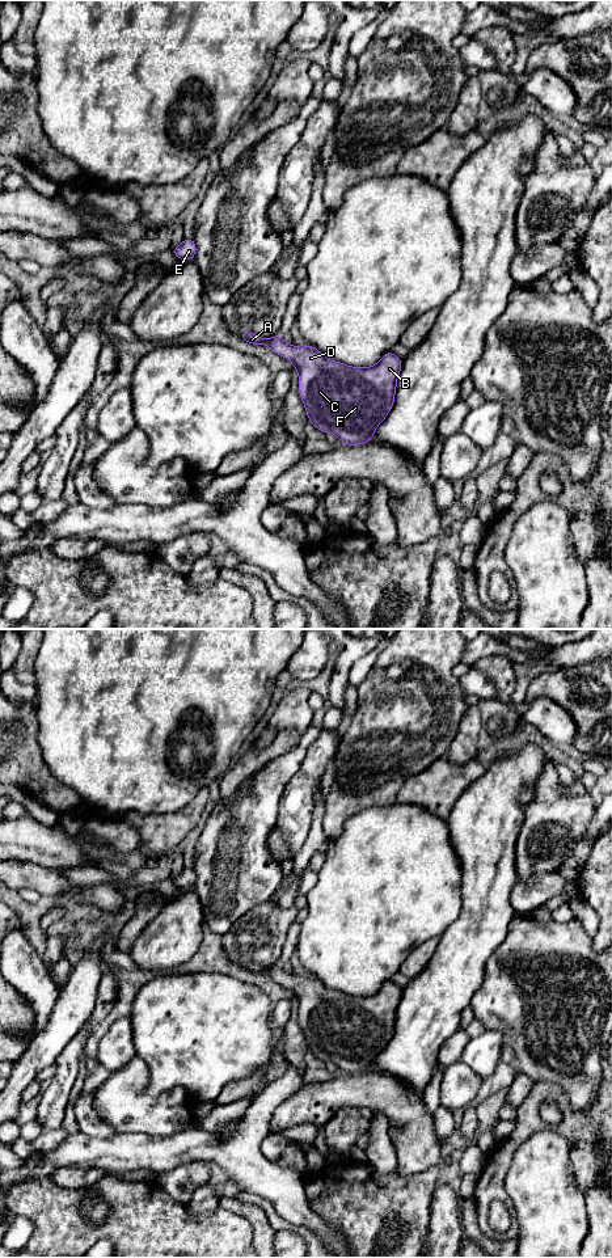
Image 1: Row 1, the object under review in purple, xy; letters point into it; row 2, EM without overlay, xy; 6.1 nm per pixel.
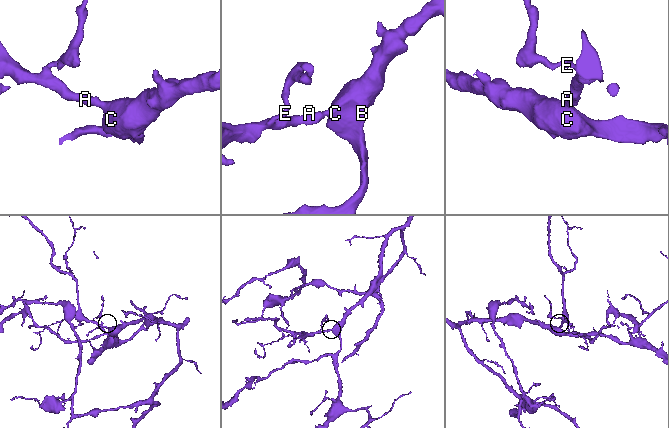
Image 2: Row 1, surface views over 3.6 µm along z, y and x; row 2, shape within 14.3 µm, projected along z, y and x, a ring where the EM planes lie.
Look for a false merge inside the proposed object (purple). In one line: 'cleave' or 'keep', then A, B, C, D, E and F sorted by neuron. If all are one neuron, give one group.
keep; groups A B C D E F

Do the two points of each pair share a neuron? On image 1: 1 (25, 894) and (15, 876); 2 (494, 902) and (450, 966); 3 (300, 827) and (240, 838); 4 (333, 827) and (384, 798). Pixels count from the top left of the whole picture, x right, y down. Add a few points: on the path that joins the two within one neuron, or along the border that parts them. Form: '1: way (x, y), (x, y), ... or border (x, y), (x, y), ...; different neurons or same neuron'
1: border (19, 890), (34, 889), (42, 895); different neurons
2: way (485, 917), (482, 931), (463, 950); same neuron
3: border (283, 794), (275, 824); different neurons
4: way (342, 814), (354, 802), (371, 798); same neuron

